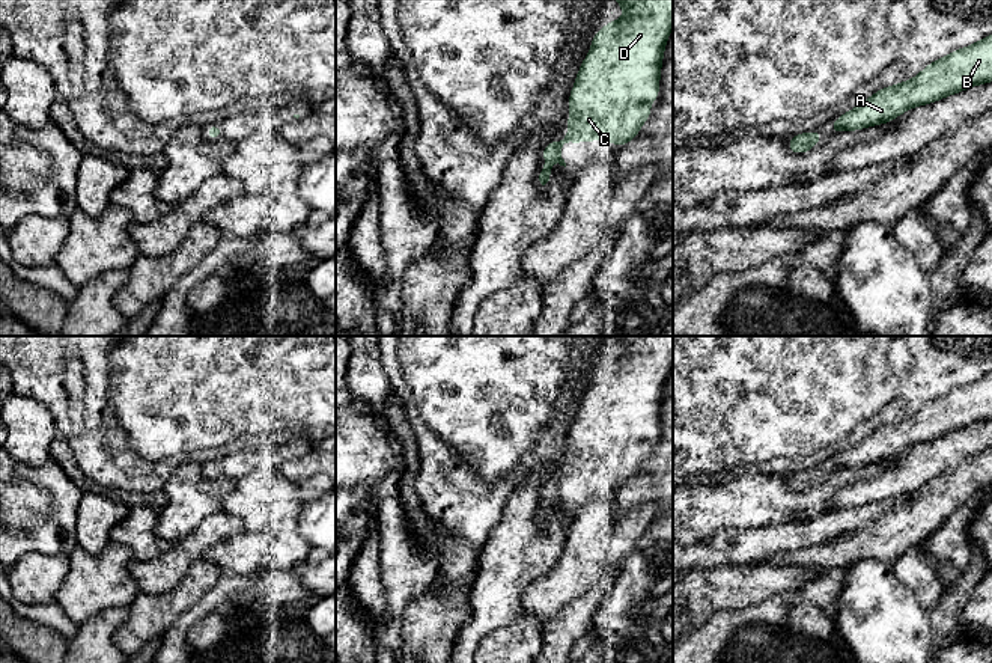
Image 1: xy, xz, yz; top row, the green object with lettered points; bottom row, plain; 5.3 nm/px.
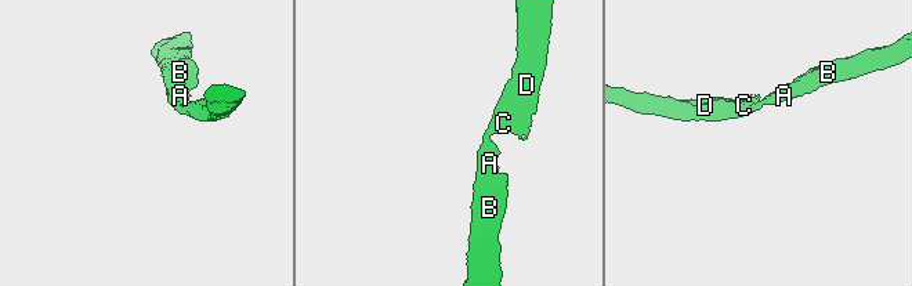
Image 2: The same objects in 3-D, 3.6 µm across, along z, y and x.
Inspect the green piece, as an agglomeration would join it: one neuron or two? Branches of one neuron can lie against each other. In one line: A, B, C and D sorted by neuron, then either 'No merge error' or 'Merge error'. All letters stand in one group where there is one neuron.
Groups: A B C D. No merge error

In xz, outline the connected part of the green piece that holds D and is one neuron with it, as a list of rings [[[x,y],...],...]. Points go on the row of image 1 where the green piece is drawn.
[[[616,0],[625,9],[625,18],[602,26],[592,38],[592,48],[580,71],[569,96],[571,131],[560,140],[543,146],[543,161],[537,185],[548,190],[552,163],[566,167],[560,157],[564,143],[605,139],[608,143],[625,146],[637,137],[638,130],[650,118],[647,107],[658,99],[664,50],[673,29],[673,0]]]

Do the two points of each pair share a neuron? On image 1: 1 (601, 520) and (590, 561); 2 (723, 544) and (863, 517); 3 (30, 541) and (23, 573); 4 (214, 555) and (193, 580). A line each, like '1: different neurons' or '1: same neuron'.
1: same neuron
2: same neuron
3: different neurons
4: different neurons

